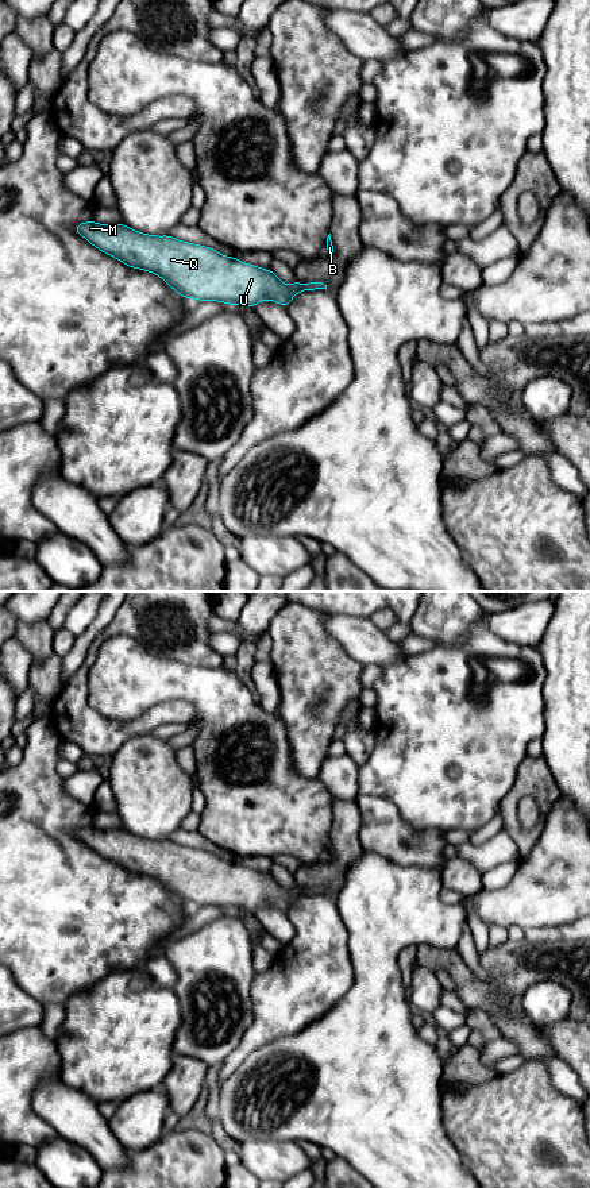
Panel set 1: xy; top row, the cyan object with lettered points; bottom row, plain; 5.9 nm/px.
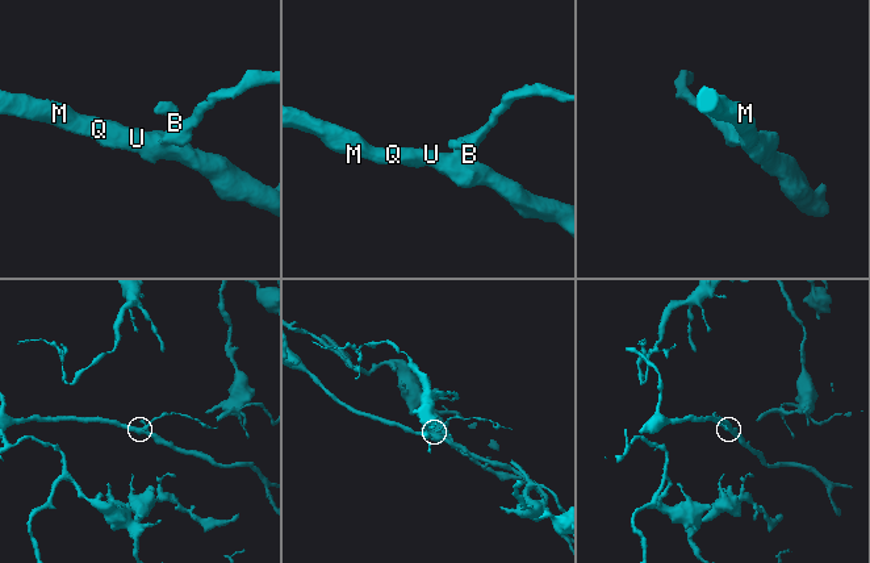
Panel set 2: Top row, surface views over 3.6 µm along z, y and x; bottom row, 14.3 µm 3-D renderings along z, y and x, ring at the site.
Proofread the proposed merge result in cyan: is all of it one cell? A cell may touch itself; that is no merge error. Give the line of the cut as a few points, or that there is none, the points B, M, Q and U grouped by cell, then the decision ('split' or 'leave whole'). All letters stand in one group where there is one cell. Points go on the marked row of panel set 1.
xy (304, 284), (303, 289) | B / M Q U | split

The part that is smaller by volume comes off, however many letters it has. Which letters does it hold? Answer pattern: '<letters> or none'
B

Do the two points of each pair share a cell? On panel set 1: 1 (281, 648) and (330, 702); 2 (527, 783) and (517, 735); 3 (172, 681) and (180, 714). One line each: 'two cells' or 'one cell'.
1: one cell
2: two cells
3: two cells

